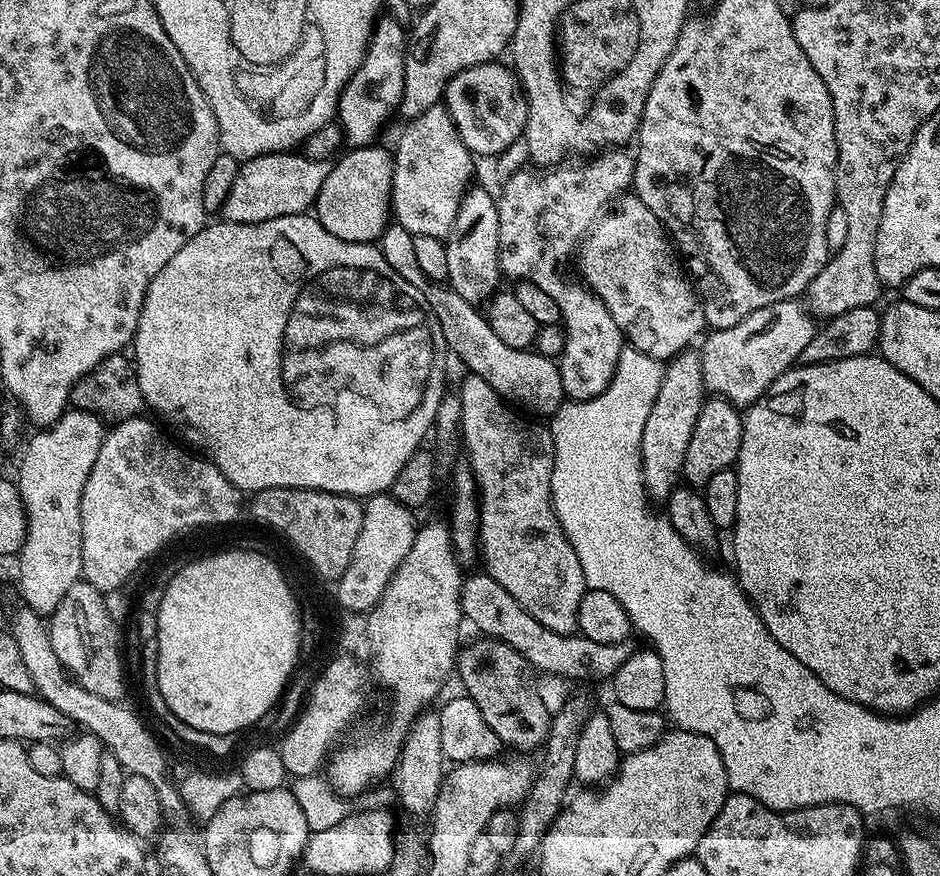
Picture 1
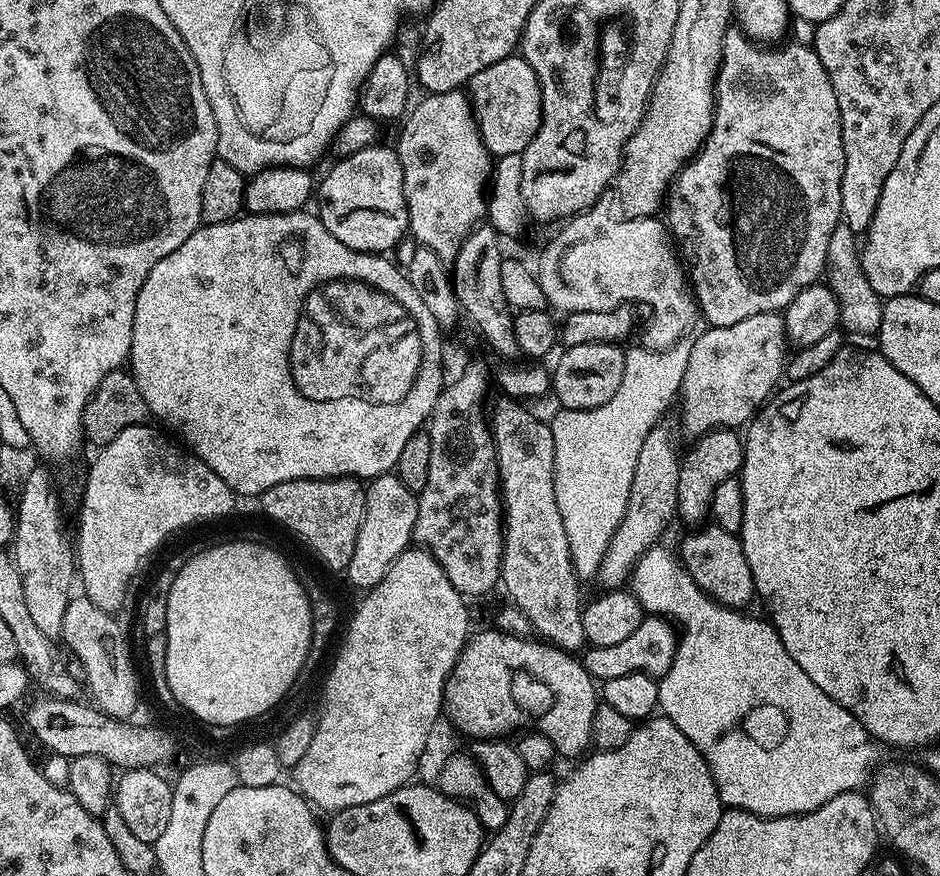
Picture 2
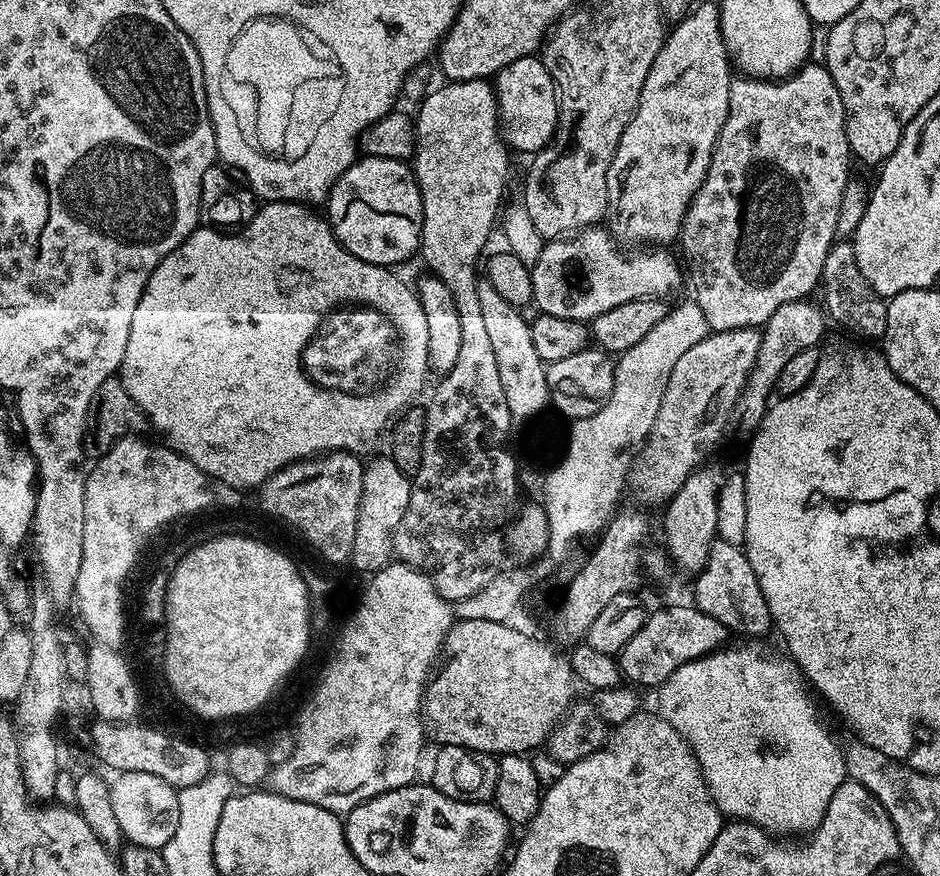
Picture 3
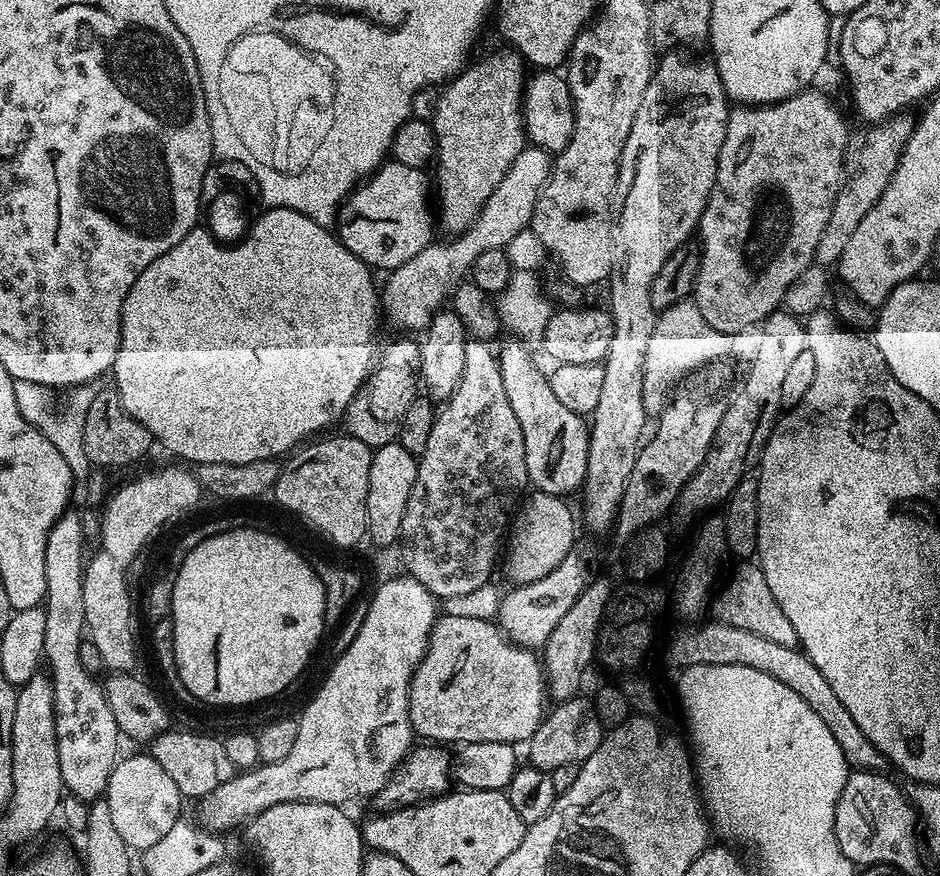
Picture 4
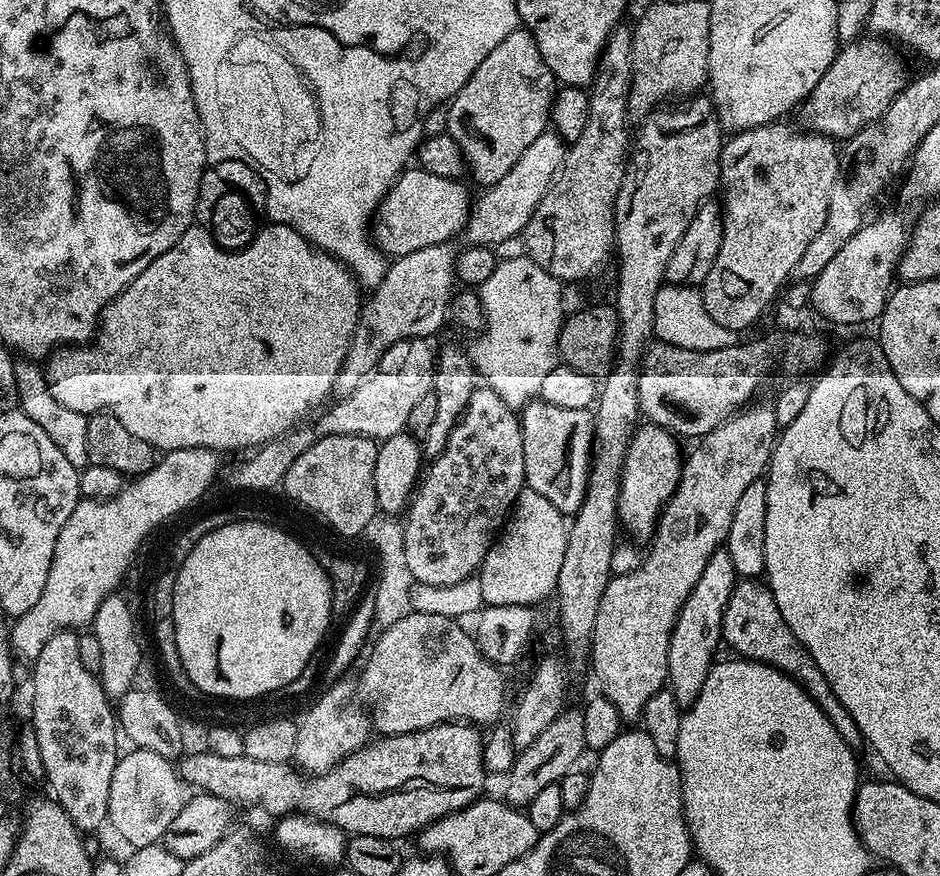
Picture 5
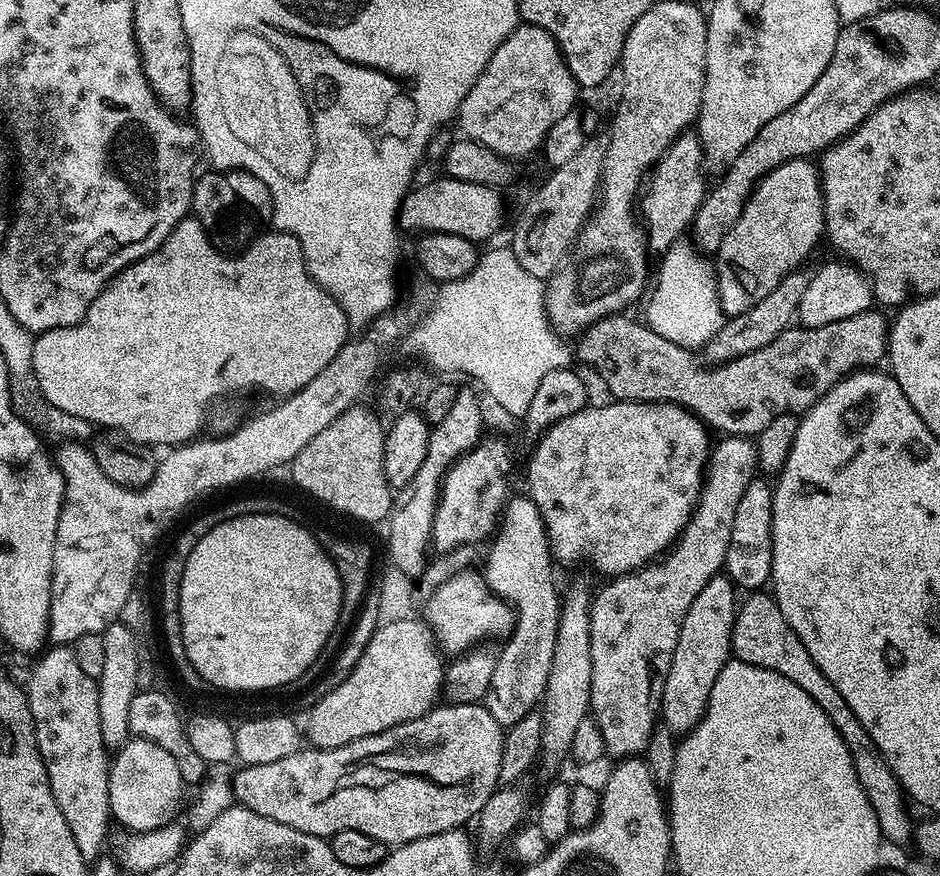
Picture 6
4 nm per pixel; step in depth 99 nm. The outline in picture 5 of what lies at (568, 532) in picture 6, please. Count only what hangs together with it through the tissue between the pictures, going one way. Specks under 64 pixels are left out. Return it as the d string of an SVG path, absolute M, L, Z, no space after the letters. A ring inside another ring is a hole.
M537 398L529 400L519 417L527 487L542 494L563 514L575 514L582 506L588 485L588 463L592 461L592 435L596 429L593 413L587 408L554 406ZM645 423L637 427L626 450L626 462L620 479L620 497L616 515L619 523L632 536L647 541L656 531L656 523L668 499L676 493L682 467L681 441L667 428Z

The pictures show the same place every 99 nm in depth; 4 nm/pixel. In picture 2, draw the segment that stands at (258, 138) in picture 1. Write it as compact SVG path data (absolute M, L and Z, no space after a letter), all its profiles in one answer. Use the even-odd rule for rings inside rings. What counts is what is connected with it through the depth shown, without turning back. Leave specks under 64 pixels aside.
M216 82L216 86L205 86L206 98L210 102L210 110L214 114L214 122L218 130L218 142L216 143L216 155L221 160L230 162L234 170L245 174L255 174L264 168L308 168L319 158L323 152L327 153L332 146L336 129L336 83L330 82L326 90L326 98L322 102L320 113L314 118L312 128L300 136L300 140L292 140L292 144L264 144L264 140L256 140L240 128L240 120L236 120L236 112L232 112L232 100L228 100L228 92L224 92L224 83Z

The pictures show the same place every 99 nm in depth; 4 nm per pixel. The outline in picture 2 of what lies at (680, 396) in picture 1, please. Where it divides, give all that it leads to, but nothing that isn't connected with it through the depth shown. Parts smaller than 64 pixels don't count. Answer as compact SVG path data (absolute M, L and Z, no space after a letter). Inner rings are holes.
M657 426L646 434L646 442L642 442L642 450L638 450L638 462L634 466L634 482L630 482L630 498L626 502L626 510L618 530L610 538L606 546L606 554L600 563L598 581L604 590L616 590L620 584L629 579L638 561L650 549L657 547L660 535L671 516L677 515L678 474L682 456L676 453L676 440L672 432L663 426Z

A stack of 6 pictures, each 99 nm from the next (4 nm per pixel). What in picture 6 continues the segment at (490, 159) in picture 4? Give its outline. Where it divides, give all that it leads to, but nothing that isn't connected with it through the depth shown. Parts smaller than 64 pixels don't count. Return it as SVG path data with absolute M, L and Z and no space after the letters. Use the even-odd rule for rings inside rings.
M521 22L494 50L486 70L478 74L478 82L470 86L458 113L461 133L494 150L494 154L519 161L519 156L528 156L535 148L537 151L550 126L577 107L576 92L578 85L554 37L538 26Z

